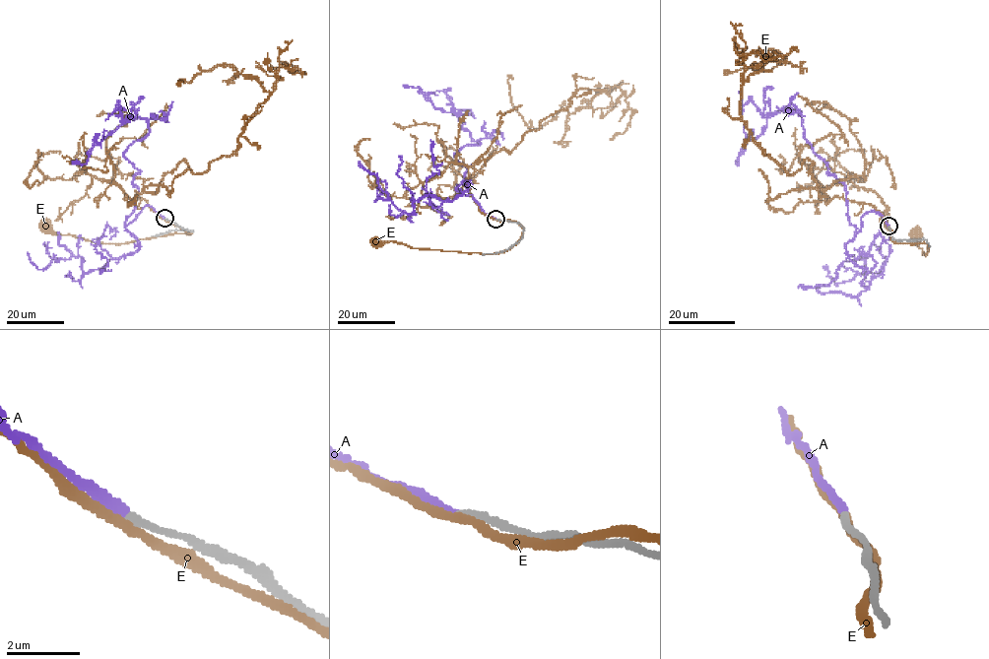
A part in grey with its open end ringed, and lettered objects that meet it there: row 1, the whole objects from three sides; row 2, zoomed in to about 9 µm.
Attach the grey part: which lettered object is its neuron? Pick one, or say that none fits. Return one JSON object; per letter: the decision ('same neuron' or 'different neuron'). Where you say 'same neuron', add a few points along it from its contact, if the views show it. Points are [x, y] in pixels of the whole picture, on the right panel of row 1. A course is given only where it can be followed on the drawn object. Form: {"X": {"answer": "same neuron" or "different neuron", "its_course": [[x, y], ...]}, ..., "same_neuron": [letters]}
{"A": {"answer": "same neuron", "its_course": [[889, 226], [879, 213], [867, 211], [854, 233], [845, 187], [803, 137], [800, 112], [771, 114], [736, 163]]}, "E": {"answer": "different neuron"}, "same_neuron": ["A"]}

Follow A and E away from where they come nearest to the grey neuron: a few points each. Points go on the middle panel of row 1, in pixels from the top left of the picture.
A: (495, 219), (455, 189), (469, 181), (471, 165), (454, 154), (480, 144), (457, 116), (403, 85)
E: (496, 219), (514, 220), (522, 229), (522, 236), (514, 244), (494, 253), (413, 248), (392, 241), (375, 241)

